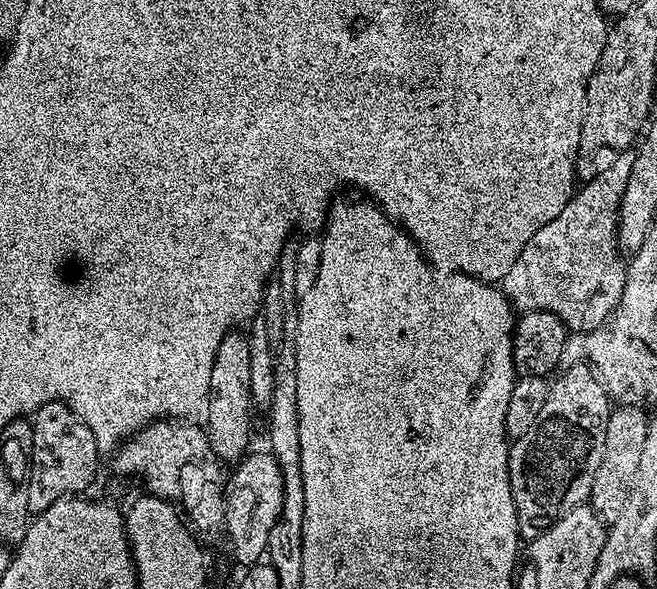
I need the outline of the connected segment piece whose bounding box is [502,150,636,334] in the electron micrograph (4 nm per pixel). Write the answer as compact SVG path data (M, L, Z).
M620 150L613 156L616 157L608 165L605 163L594 179L581 183L573 191L566 206L562 206L562 214L546 222L546 226L542 226L542 230L538 230L534 238L530 238L522 254L518 254L514 266L506 270L502 291L513 309L521 313L549 312L564 323L565 329L572 331L573 328L576 334L592 332L616 311L622 290L626 286L628 273L625 257L620 257L620 252L616 249L616 246L618 247L616 226L620 219L620 199L622 194L626 194L626 182L630 182L630 170L634 166L636 152Z

